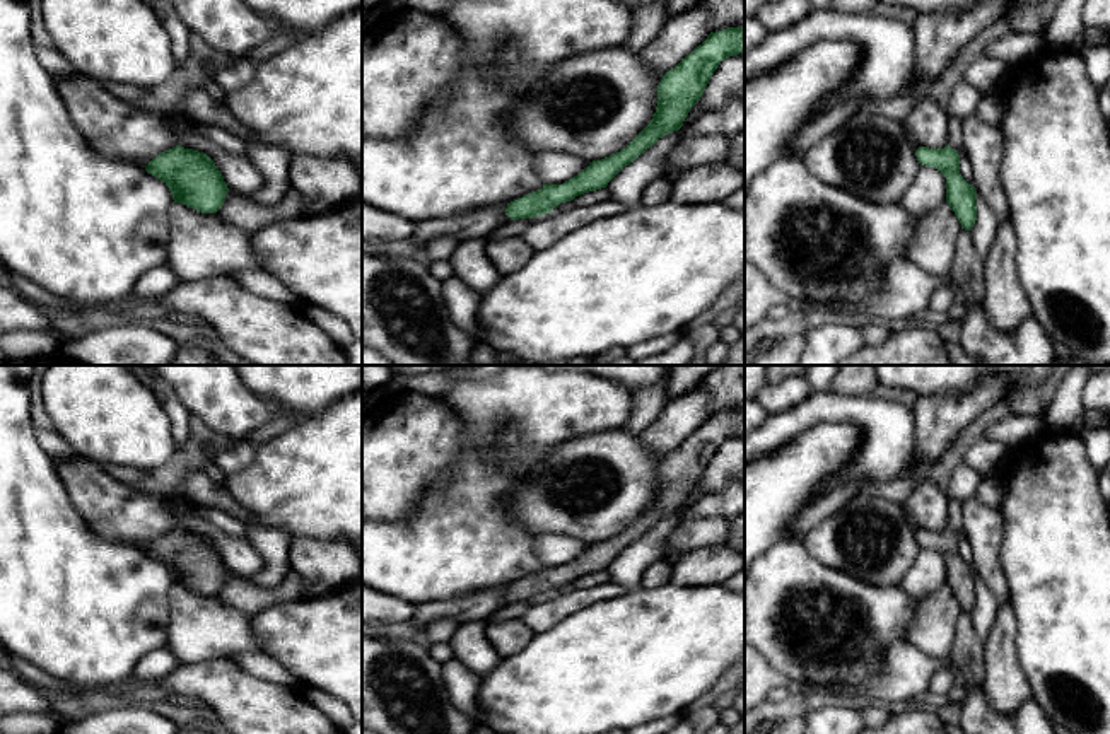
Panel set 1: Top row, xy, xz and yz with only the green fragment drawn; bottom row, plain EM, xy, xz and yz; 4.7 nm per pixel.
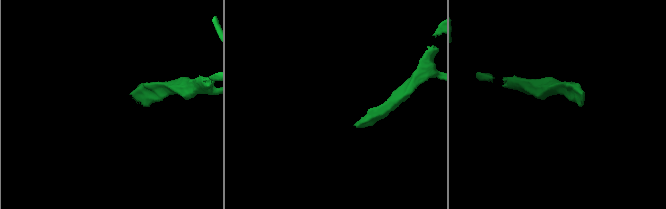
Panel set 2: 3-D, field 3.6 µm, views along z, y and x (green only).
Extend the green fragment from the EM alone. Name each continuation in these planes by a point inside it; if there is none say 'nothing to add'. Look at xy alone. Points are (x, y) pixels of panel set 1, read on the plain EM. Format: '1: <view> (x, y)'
nothing to add

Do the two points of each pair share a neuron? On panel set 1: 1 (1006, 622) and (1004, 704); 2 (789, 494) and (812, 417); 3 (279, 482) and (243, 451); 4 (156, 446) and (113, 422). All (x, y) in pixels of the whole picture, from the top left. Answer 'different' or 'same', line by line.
1: same
2: different
3: different
4: same

